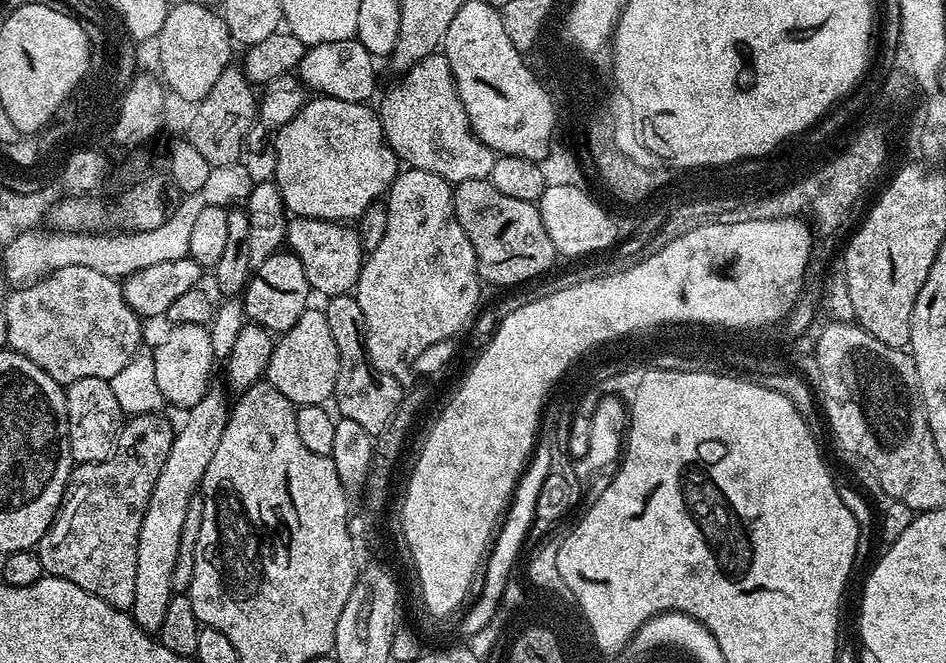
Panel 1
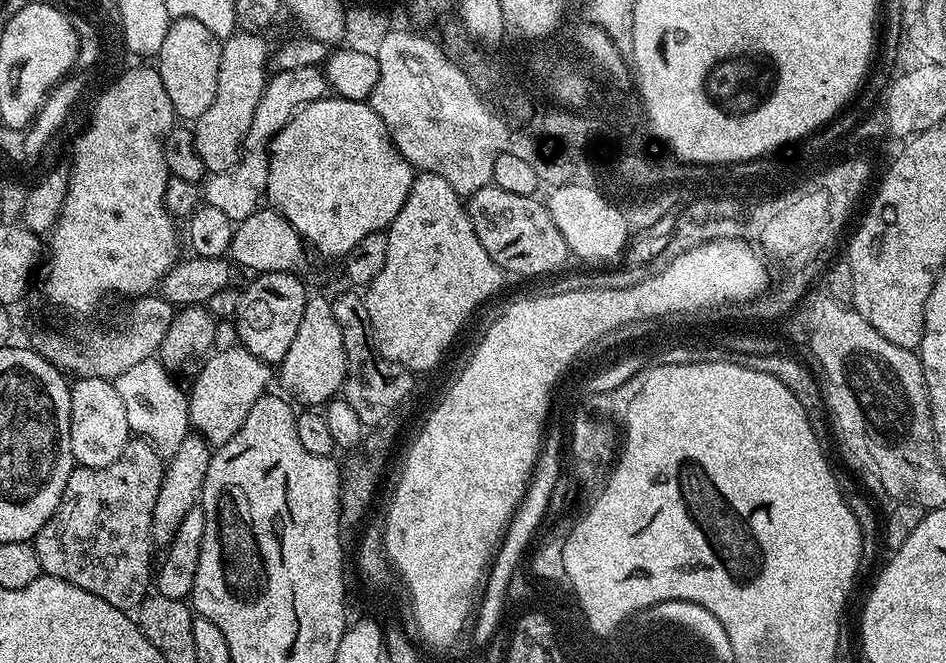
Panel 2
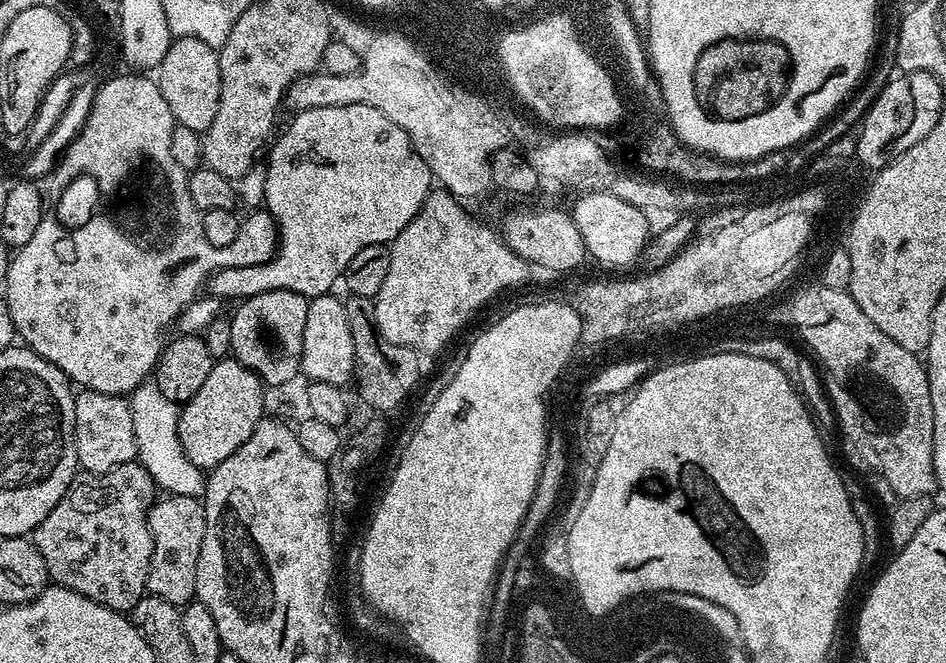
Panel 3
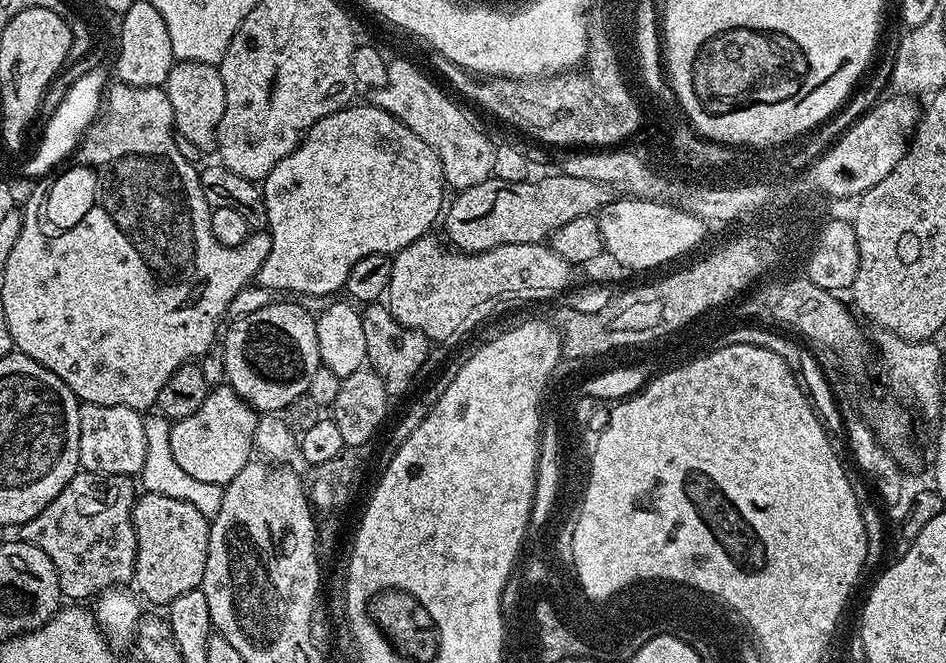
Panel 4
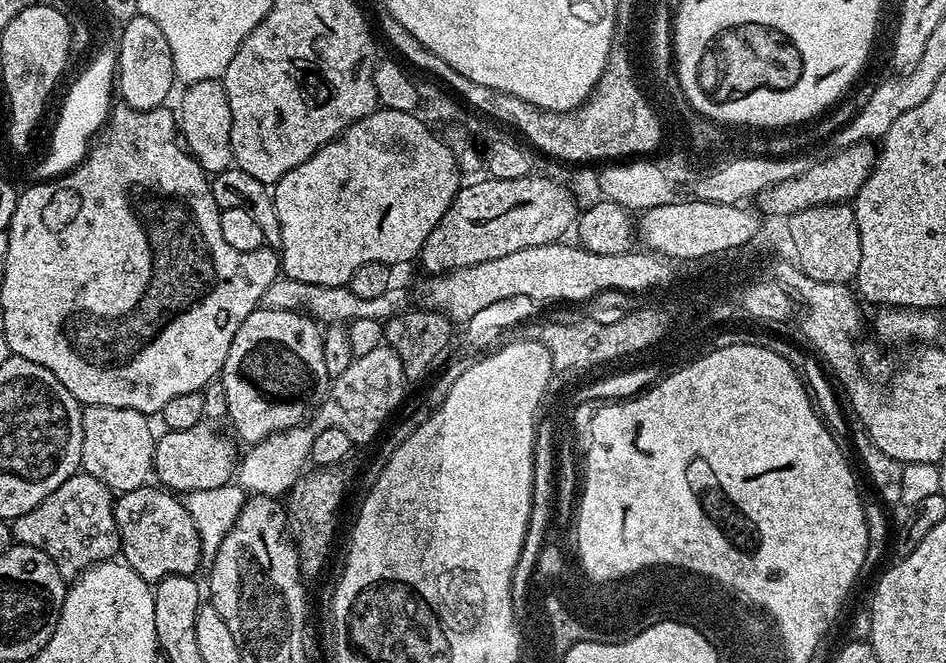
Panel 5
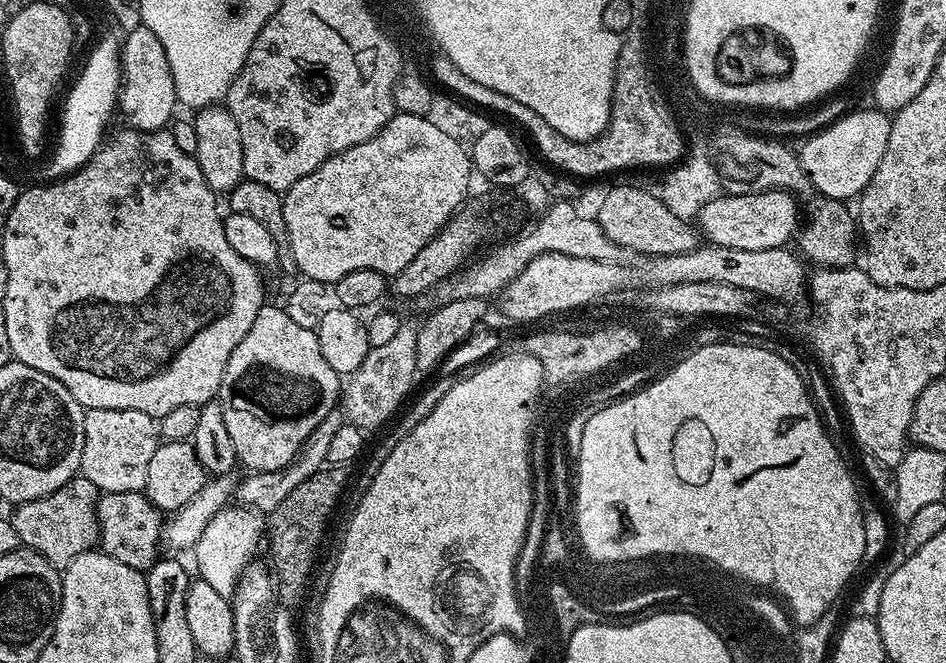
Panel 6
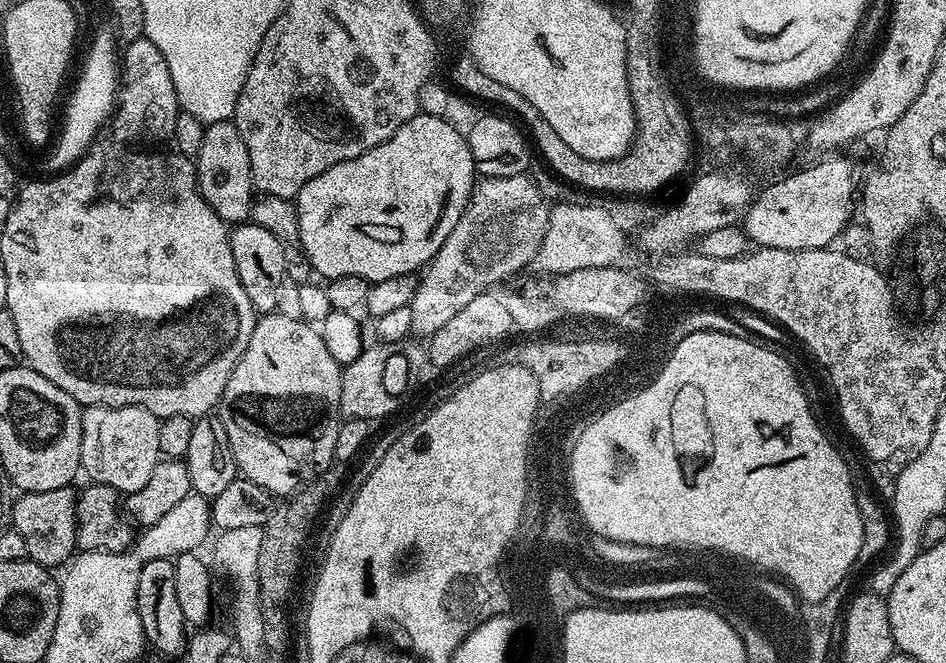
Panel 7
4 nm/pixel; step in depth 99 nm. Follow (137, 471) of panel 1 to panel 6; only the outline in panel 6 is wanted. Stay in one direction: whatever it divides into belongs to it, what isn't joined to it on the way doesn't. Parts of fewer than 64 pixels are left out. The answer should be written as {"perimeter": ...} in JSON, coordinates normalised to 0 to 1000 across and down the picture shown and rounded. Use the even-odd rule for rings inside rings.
{"perimeter":[[[81,715],[61,733],[57,745],[49,745],[49,751],[36,751],[32,757],[16,762],[12,768],[11,783],[22,822],[39,833],[58,854],[70,854],[75,845],[82,842],[82,836],[98,831],[106,813],[101,756],[107,747],[99,727],[95,727],[88,715]]]}

